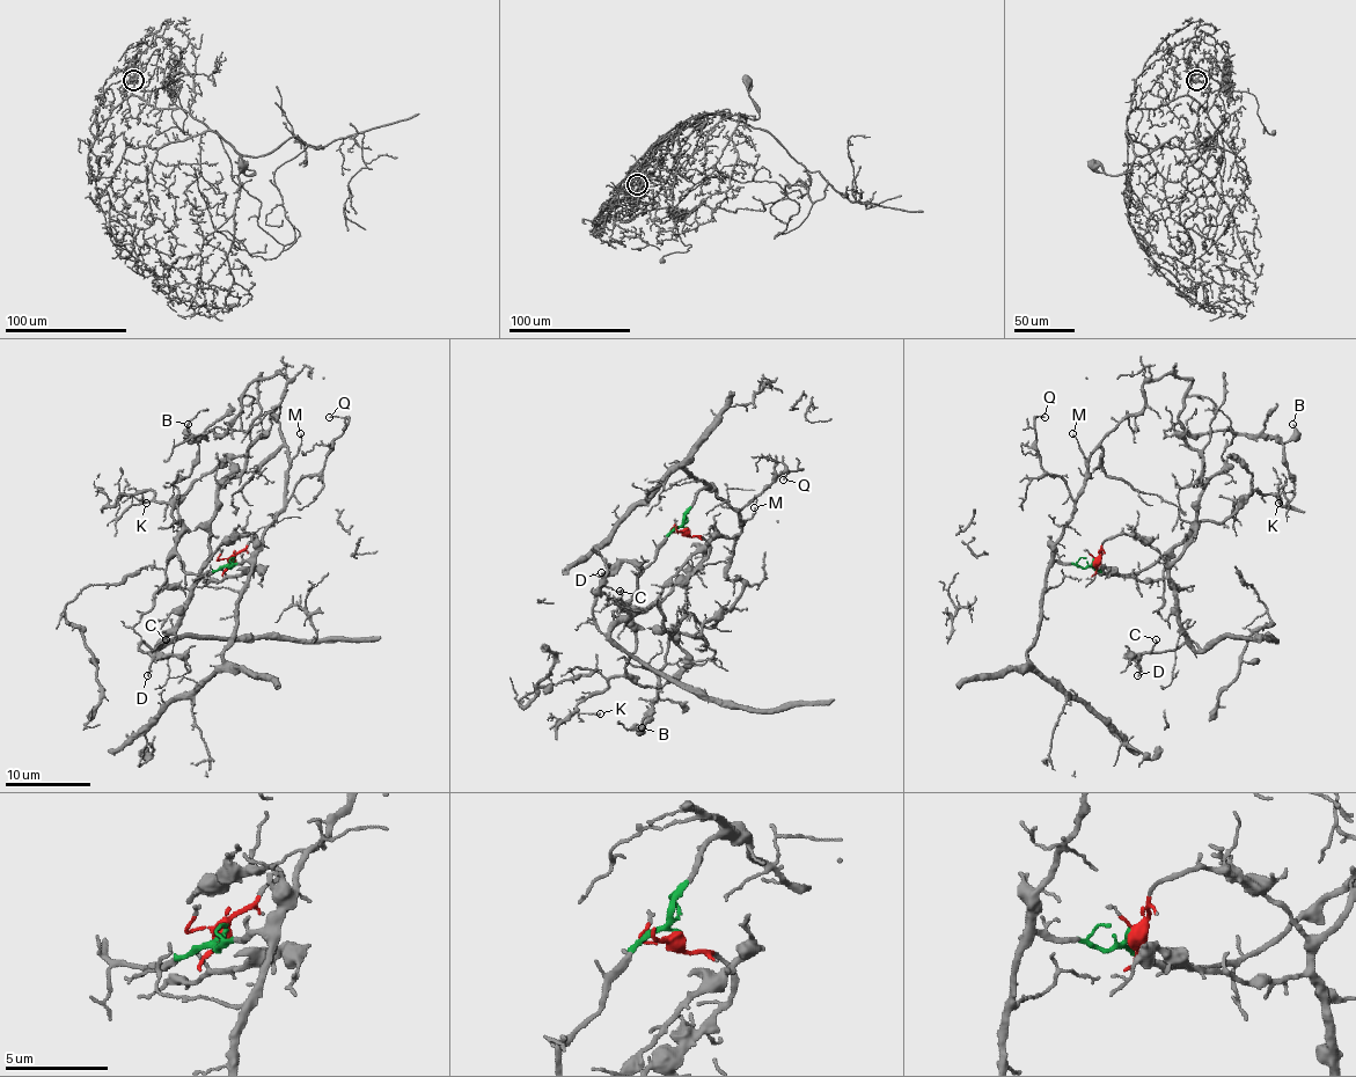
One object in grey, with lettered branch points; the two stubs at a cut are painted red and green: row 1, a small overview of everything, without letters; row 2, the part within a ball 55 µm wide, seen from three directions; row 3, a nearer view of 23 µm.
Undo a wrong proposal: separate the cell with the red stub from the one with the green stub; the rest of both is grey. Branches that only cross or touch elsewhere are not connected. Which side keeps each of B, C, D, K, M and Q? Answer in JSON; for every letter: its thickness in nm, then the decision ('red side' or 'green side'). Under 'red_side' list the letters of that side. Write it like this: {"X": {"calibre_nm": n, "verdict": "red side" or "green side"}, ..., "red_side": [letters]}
{"B": {"calibre_nm": 260, "verdict": "green side"}, "C": {"calibre_nm": 120, "verdict": "red side"}, "D": {"calibre_nm": 150, "verdict": "red side"}, "K": {"calibre_nm": 140, "verdict": "green side"}, "M": {"calibre_nm": 110, "verdict": "green side"}, "Q": {"calibre_nm": 130, "verdict": "green side"}, "red_side": ["C", "D"]}

